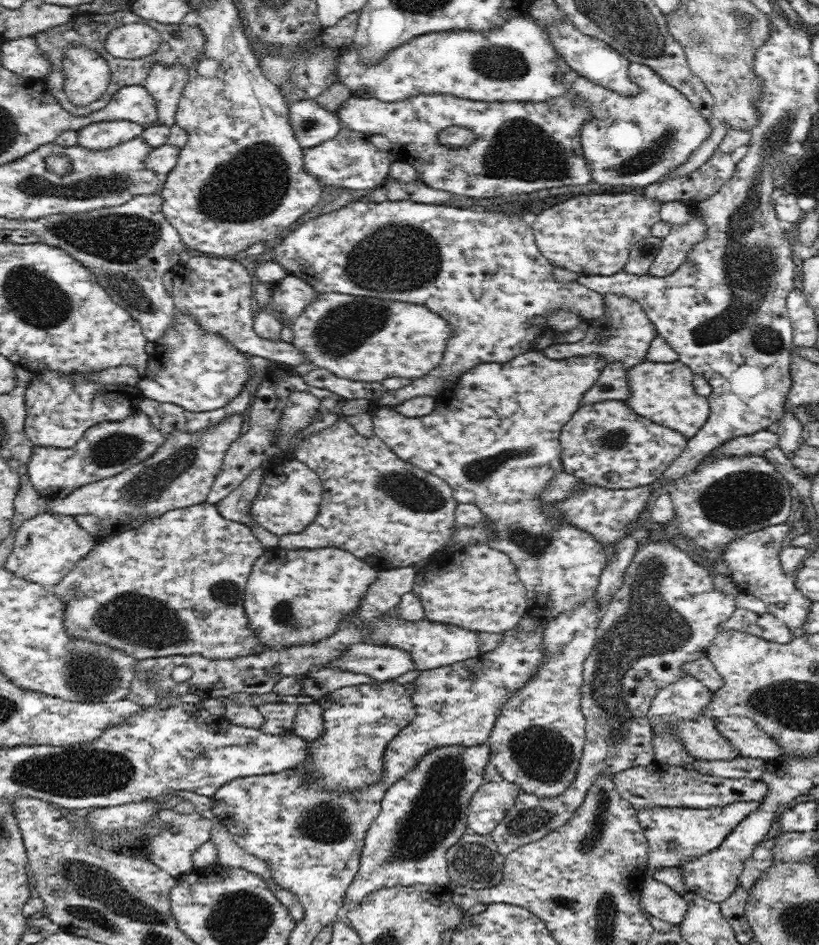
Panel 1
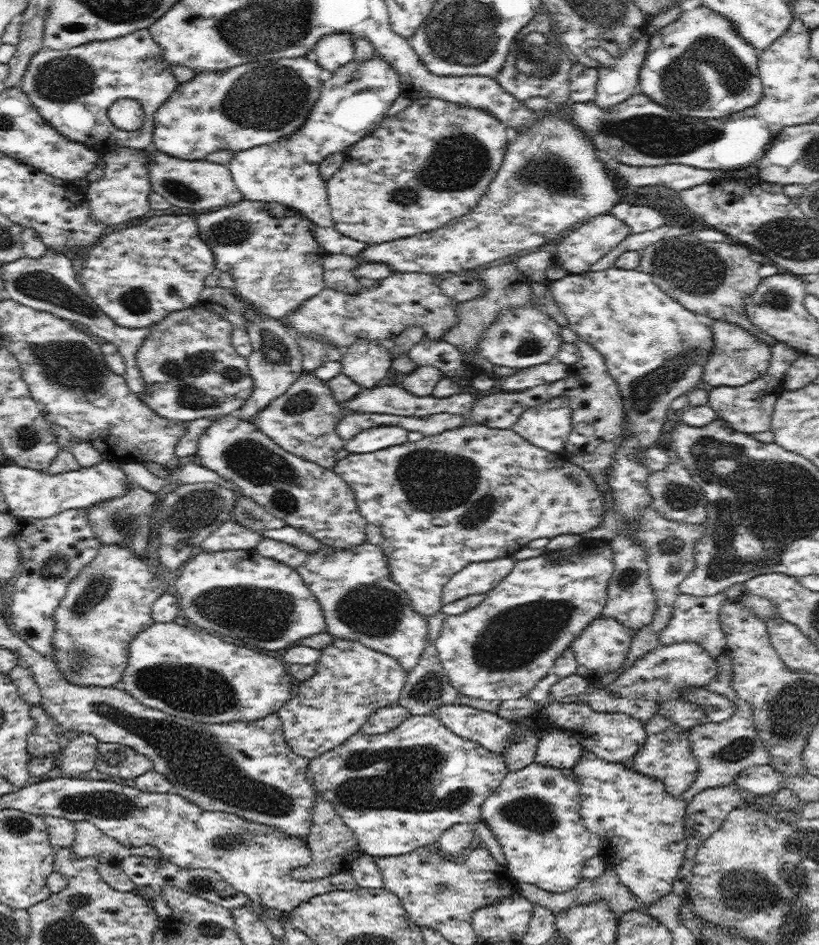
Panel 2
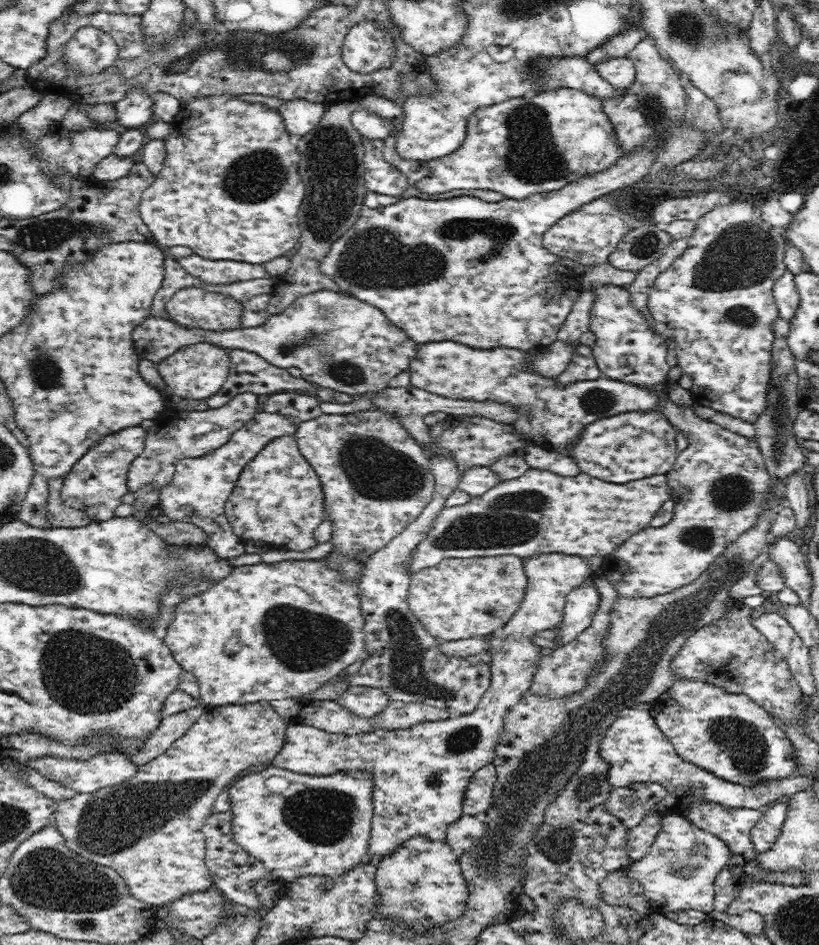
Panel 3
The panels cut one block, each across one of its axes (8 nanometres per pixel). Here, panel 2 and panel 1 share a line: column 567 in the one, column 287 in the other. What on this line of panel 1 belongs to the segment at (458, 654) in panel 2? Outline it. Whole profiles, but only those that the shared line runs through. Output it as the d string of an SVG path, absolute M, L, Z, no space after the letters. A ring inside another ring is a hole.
M281 547L268 548L264 550L262 556L256 560L254 566L252 567L250 577L248 578L246 584L246 592L244 597L244 612L246 613L249 627L254 631L257 642L259 642L258 648L256 648L256 654L260 654L262 651L268 650L278 650L284 651L286 649L290 649L295 644L302 643L314 643L317 641L321 641L322 639L328 638L330 634L334 634L336 630L338 630L338 626L342 622L346 622L348 619L348 614L350 612L354 612L354 610L358 610L358 606L360 606L360 602L362 602L362 598L367 596L369 592L369 587L377 580L378 571L374 570L368 563L364 563L364 561L354 557L352 553L344 551L340 548L316 548L313 550L310 549L299 549L299 550L285 550Z

